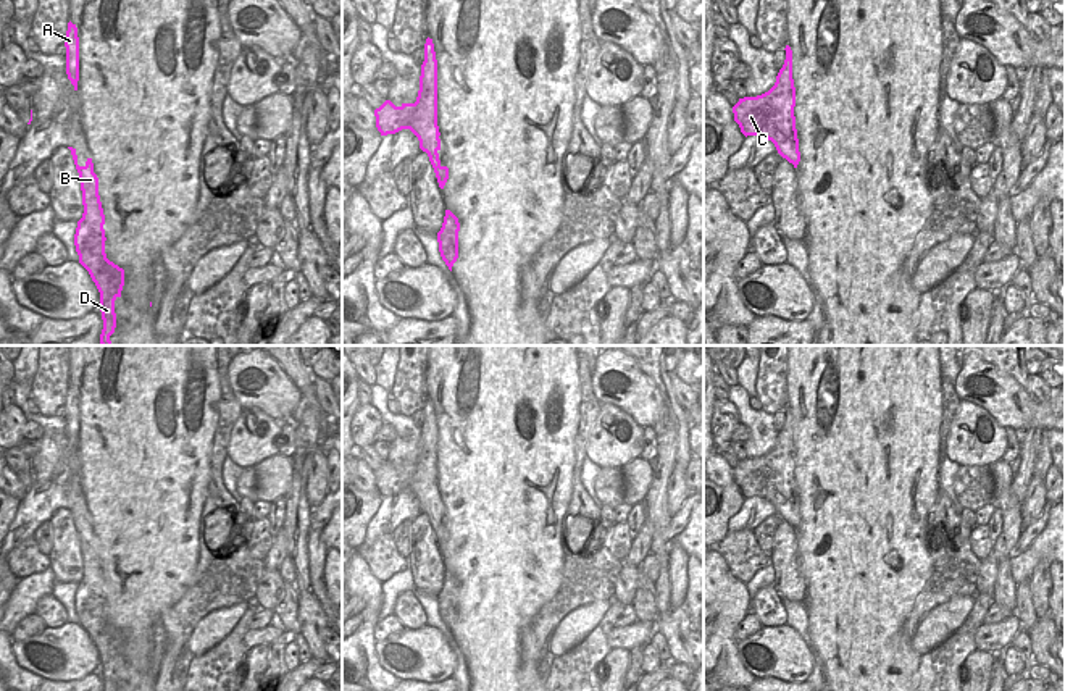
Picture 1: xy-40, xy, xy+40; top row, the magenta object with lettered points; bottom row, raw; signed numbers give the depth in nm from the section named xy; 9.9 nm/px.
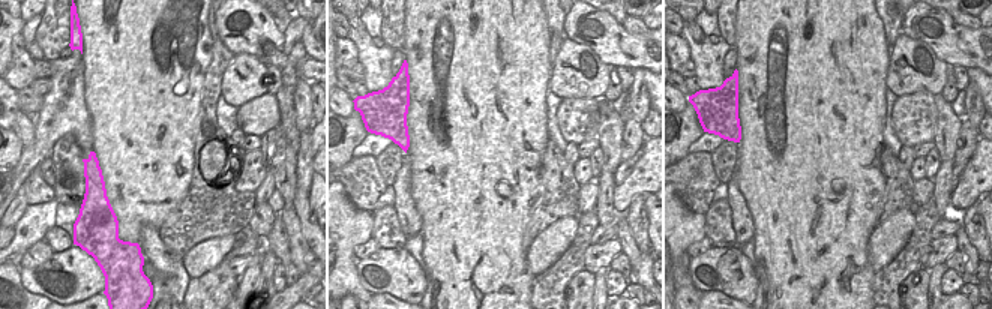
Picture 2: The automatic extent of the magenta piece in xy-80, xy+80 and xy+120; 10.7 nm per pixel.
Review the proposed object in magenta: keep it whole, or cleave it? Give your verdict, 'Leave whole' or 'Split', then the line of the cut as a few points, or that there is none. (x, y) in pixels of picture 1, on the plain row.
Leave whole. No split

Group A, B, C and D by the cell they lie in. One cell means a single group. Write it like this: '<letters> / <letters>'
A B C D

